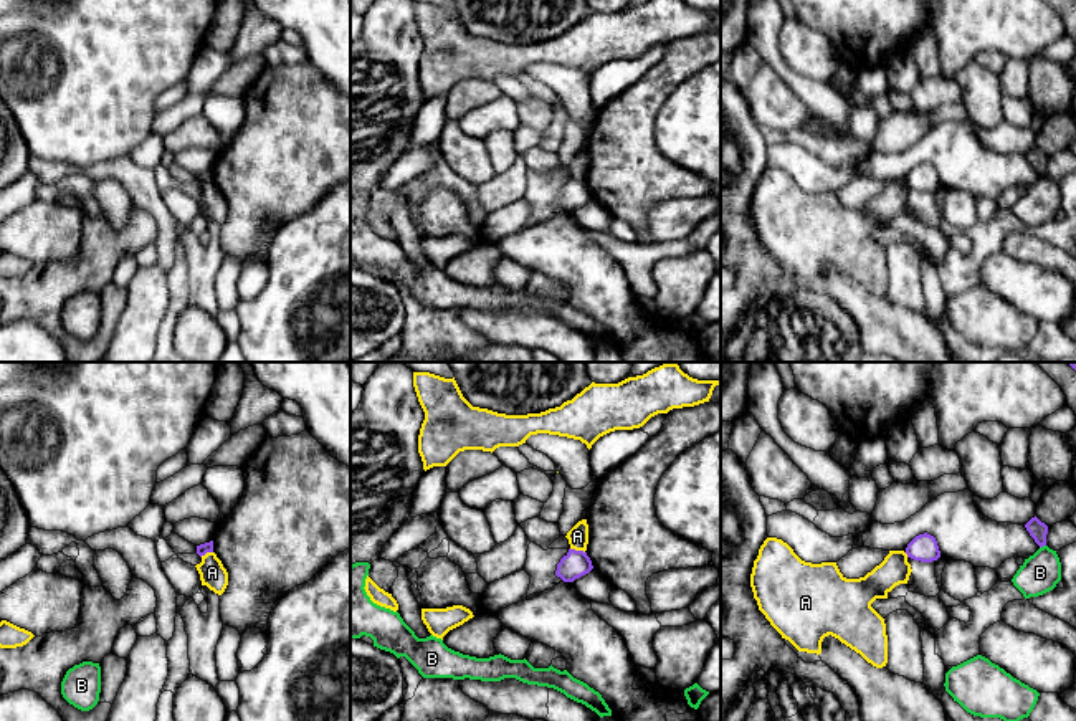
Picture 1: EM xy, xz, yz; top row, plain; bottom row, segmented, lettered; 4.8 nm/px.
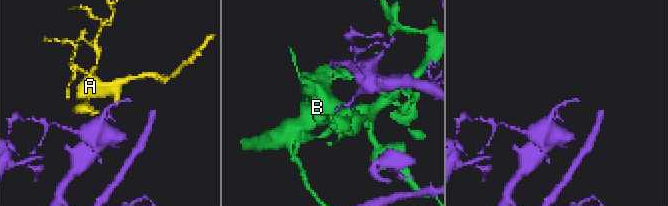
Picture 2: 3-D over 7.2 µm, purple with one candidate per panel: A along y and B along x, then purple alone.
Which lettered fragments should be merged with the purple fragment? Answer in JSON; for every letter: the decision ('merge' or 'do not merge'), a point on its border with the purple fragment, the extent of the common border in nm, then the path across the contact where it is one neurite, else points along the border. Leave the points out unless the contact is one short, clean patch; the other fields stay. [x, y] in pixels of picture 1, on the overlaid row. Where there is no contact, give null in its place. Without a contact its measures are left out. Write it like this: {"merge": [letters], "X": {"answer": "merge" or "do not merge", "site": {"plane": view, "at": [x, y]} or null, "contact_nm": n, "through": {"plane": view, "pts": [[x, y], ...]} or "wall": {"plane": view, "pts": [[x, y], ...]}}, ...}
{"merge": [], "A": {"answer": "do not merge", "site": {"plane": "xz", "at": [577, 551]}, "contact_nm": 80, "wall": {"plane": "xz", "pts": [[571, 548], [584, 553]]}}, "B": {"answer": "do not merge", "site": {"plane": "yz", "at": [1042, 546]}, "contact_nm": 40, "wall": {"plane": "yz", "pts": [[1045, 544], [1040, 548]]}}}

